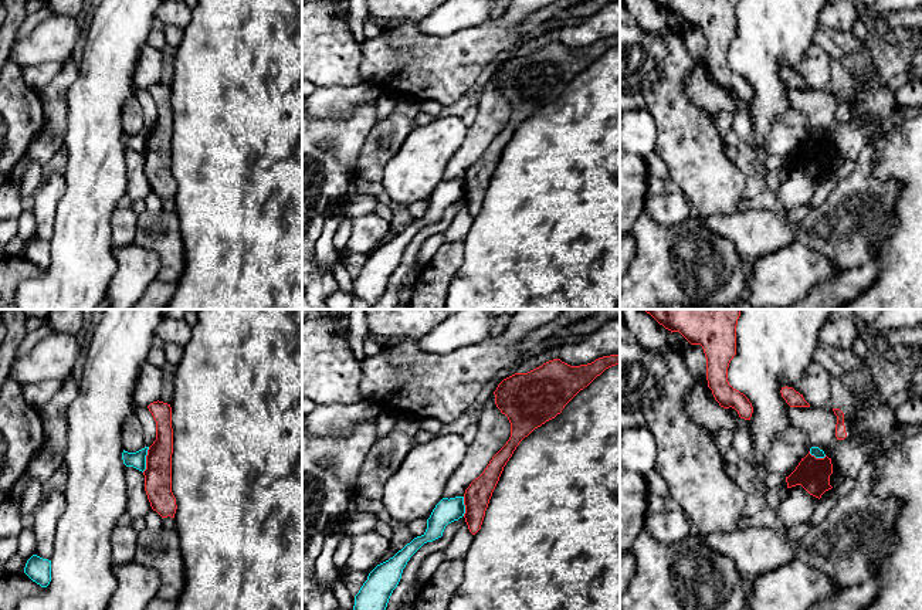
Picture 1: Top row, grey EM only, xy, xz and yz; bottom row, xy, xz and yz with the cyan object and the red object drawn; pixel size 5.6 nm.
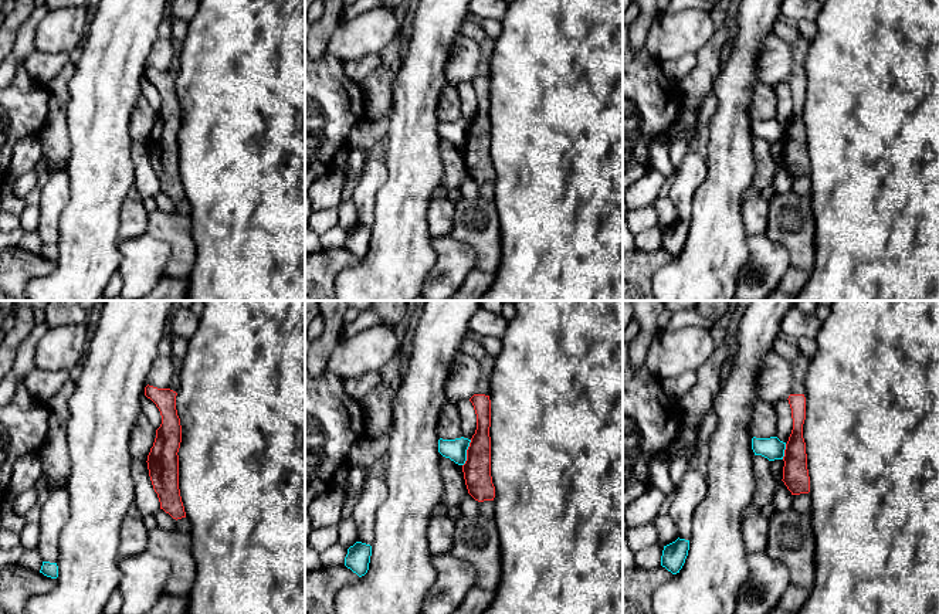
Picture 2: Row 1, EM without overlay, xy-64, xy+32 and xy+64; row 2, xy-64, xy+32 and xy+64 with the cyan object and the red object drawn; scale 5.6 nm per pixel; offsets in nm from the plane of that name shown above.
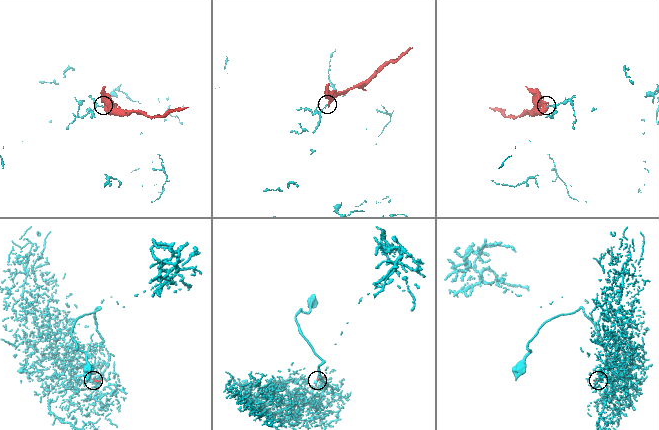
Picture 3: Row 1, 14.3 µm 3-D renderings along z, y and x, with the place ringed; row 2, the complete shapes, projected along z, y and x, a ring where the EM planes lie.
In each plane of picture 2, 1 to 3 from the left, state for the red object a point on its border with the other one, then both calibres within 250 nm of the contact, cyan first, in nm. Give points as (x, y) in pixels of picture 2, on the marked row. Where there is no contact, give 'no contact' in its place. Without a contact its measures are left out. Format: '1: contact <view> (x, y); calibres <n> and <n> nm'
1: no contact
2: contact xy+32 (465, 453); calibres 120 and 160 nm
3: contact xy+64 (783, 451); calibres 130 and 150 nm

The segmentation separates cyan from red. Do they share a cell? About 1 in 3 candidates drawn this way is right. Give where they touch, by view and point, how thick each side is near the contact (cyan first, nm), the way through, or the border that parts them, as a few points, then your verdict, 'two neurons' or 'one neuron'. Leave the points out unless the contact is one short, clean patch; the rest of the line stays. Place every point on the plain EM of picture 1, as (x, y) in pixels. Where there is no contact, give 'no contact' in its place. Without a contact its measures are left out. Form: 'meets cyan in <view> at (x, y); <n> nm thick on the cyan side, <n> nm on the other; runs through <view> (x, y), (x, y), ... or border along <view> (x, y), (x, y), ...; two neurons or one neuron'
meets cyan in xy at (145, 142); 100 nm thick on the cyan side, 160 nm on the other; border along xy (149, 129), (146, 149), (142, 153); two neurons

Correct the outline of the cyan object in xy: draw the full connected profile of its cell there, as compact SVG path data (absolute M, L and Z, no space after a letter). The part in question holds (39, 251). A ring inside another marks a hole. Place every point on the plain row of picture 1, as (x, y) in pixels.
M33 237L24 250L24 255L41 270L51 264L51 243Z

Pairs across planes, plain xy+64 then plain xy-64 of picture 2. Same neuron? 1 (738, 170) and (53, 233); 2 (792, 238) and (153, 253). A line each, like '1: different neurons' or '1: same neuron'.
1: different neurons
2: different neurons

